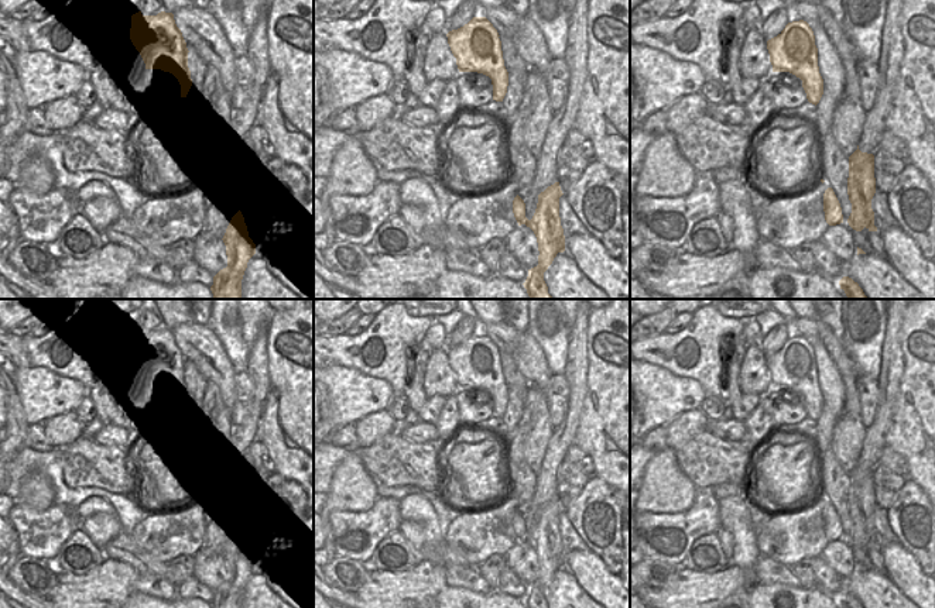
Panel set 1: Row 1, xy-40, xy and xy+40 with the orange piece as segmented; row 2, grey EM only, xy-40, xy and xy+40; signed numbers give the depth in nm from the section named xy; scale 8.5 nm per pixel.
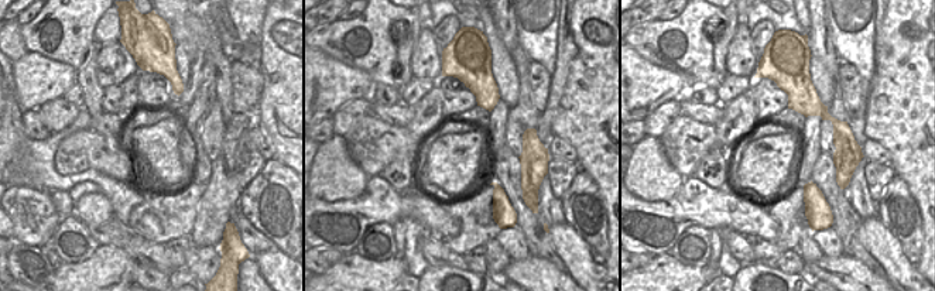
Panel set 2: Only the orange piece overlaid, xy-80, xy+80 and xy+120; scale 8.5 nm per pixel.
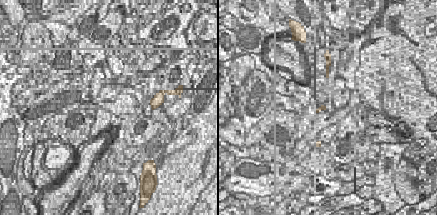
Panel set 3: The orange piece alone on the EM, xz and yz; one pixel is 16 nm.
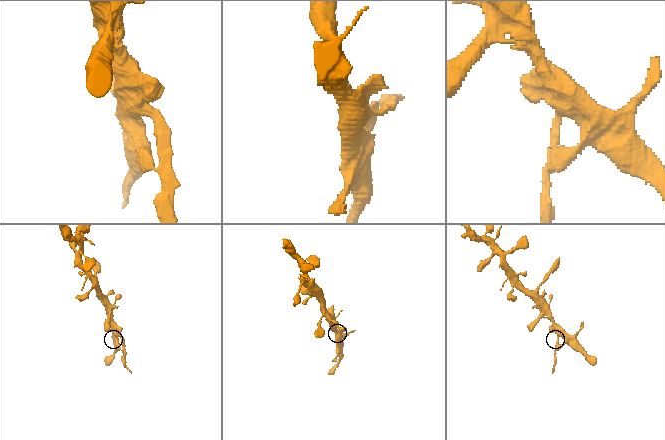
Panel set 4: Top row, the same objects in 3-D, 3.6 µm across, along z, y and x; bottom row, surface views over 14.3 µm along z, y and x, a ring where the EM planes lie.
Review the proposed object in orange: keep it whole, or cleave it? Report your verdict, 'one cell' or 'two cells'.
one cell

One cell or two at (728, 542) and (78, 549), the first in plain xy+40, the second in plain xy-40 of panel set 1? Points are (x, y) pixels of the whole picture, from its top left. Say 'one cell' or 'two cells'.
two cells

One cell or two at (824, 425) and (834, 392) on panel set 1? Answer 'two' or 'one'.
two

